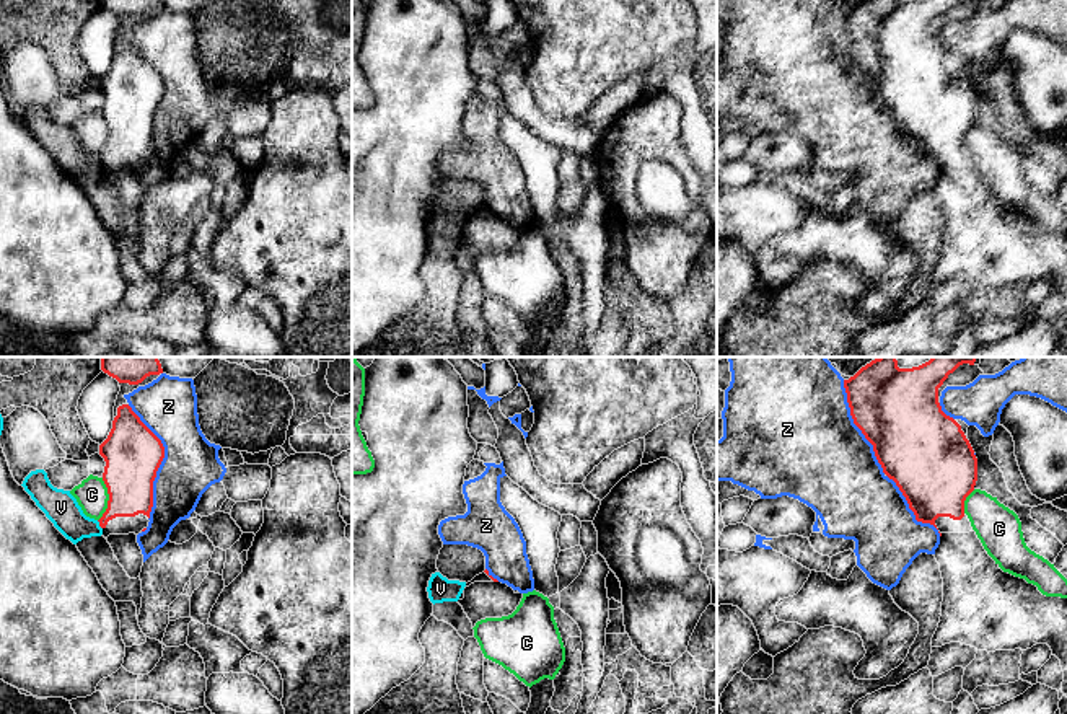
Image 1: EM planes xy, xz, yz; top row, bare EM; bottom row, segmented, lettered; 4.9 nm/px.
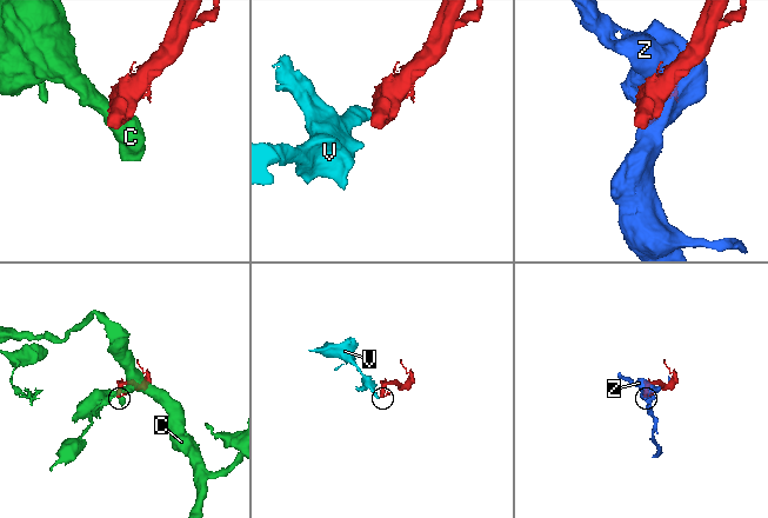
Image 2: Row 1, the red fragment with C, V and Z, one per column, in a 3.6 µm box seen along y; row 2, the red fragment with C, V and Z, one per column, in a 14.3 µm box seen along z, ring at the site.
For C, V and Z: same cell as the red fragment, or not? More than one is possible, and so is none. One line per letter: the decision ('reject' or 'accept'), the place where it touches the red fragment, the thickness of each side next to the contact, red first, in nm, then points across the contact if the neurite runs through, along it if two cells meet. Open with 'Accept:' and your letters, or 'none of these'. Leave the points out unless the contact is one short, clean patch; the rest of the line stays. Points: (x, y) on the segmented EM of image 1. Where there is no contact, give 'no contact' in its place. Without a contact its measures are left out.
Accept: none of these
C: reject; contact xy (109, 499); calibres 280 and 160 nm; border xy (103, 478), (108, 488), (108, 507), (98, 520)
V: reject; contact xy (100, 525); calibres 220 and 170 nm; border xy (96, 520), (101, 528)
Z: reject; contact yz (878, 462); calibres 420 and 440 nm

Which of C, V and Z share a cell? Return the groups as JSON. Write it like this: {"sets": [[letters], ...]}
{"sets": [["C"], ["V"], ["Z"]]}

